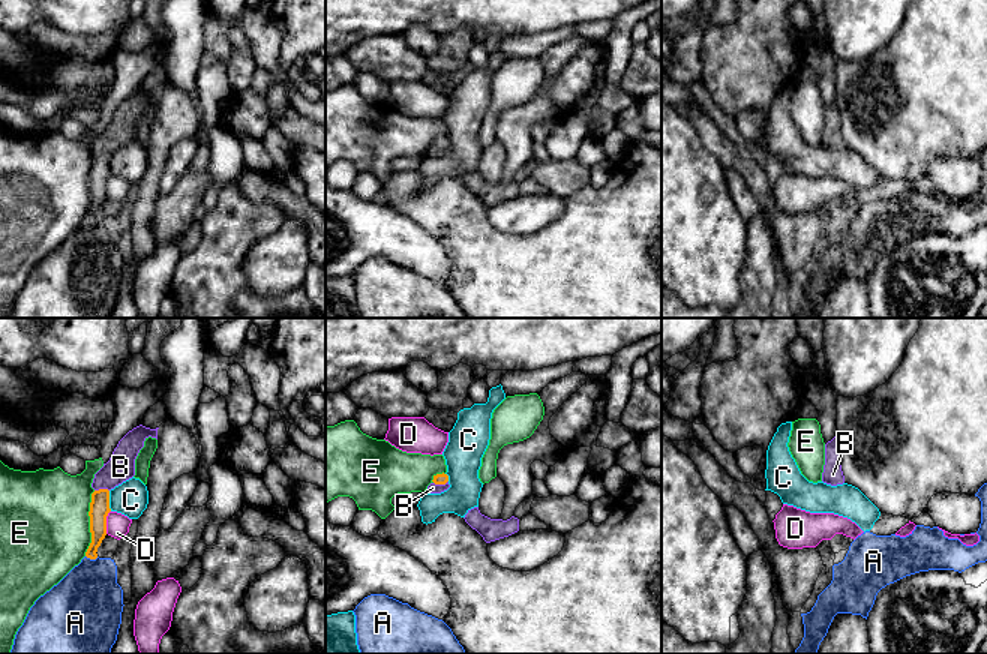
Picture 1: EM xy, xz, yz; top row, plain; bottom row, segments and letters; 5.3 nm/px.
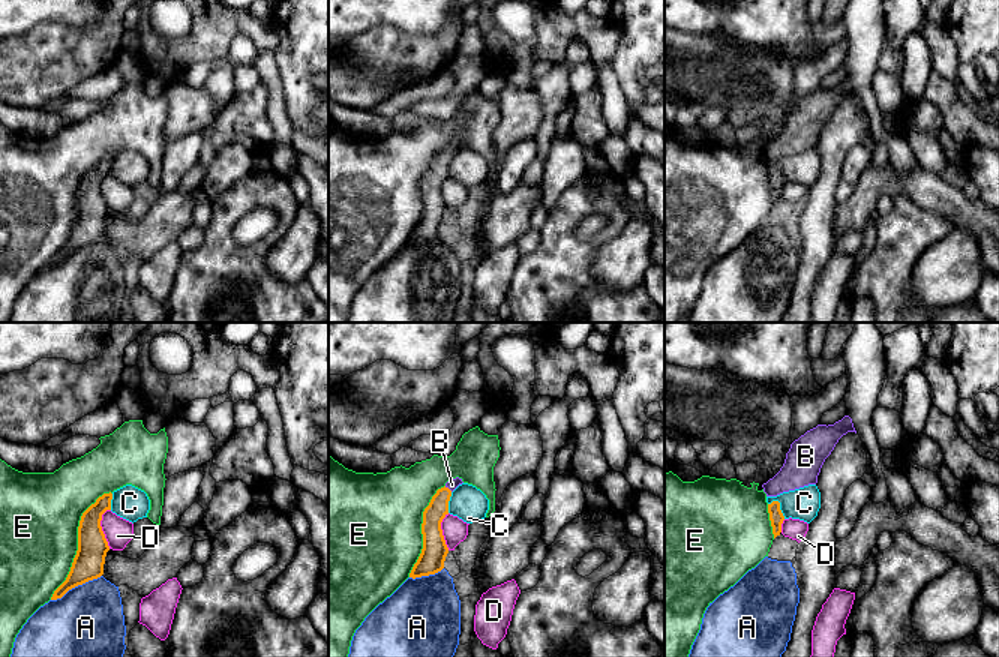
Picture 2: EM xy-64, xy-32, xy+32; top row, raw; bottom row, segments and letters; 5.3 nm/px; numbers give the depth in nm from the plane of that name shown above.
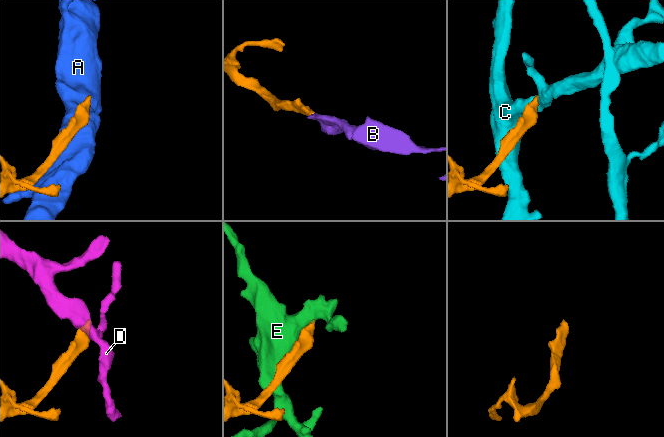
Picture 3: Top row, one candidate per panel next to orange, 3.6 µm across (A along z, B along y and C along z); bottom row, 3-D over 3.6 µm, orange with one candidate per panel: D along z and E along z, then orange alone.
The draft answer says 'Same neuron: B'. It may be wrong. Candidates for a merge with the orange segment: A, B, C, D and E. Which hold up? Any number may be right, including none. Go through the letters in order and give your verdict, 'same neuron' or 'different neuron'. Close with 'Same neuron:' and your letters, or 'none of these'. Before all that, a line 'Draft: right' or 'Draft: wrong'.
Draft: right
A: different neuron
B: same neuron
C: different neuron
D: different neuron
E: different neuron
Same neuron: B

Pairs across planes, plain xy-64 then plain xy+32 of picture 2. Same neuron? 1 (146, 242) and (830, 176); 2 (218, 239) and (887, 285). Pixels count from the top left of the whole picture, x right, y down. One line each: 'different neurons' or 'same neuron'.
1: different neurons
2: same neuron

